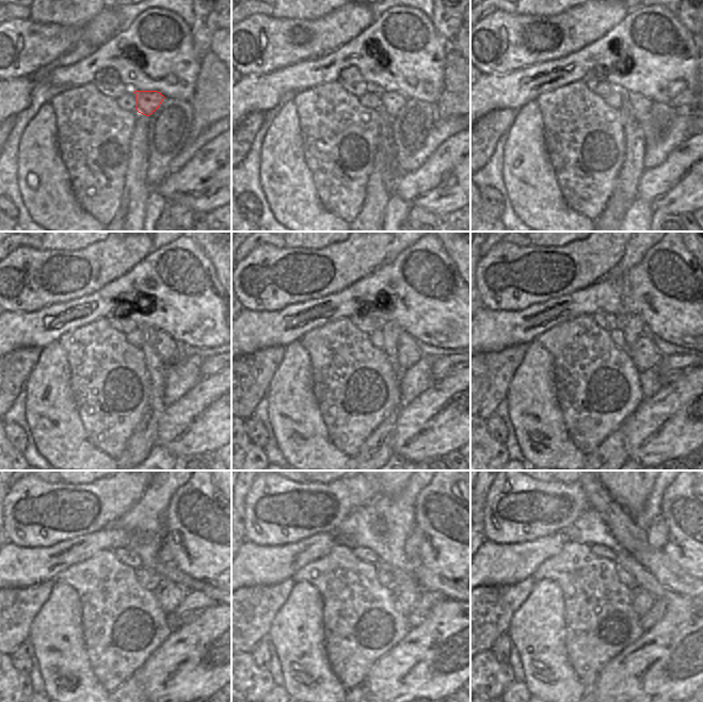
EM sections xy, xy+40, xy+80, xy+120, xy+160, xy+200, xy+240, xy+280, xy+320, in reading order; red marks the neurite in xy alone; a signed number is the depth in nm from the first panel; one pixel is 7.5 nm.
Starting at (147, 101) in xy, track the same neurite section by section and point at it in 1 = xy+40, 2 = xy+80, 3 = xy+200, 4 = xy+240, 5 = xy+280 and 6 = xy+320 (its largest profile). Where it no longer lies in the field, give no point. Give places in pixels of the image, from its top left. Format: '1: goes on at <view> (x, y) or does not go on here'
1: goes on at xy+40 (390, 102)
2: goes on at xy+80 (640, 105)
3: goes on at xy+200 (645, 355)
4: goes on at xy+240 (169, 594)
5: goes on at xy+280 (405, 595)
6: goes on at xy+320 (642, 601)

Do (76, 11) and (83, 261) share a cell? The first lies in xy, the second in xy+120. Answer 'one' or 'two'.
two

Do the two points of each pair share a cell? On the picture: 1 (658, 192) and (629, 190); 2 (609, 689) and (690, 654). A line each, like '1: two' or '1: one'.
1: two
2: one

